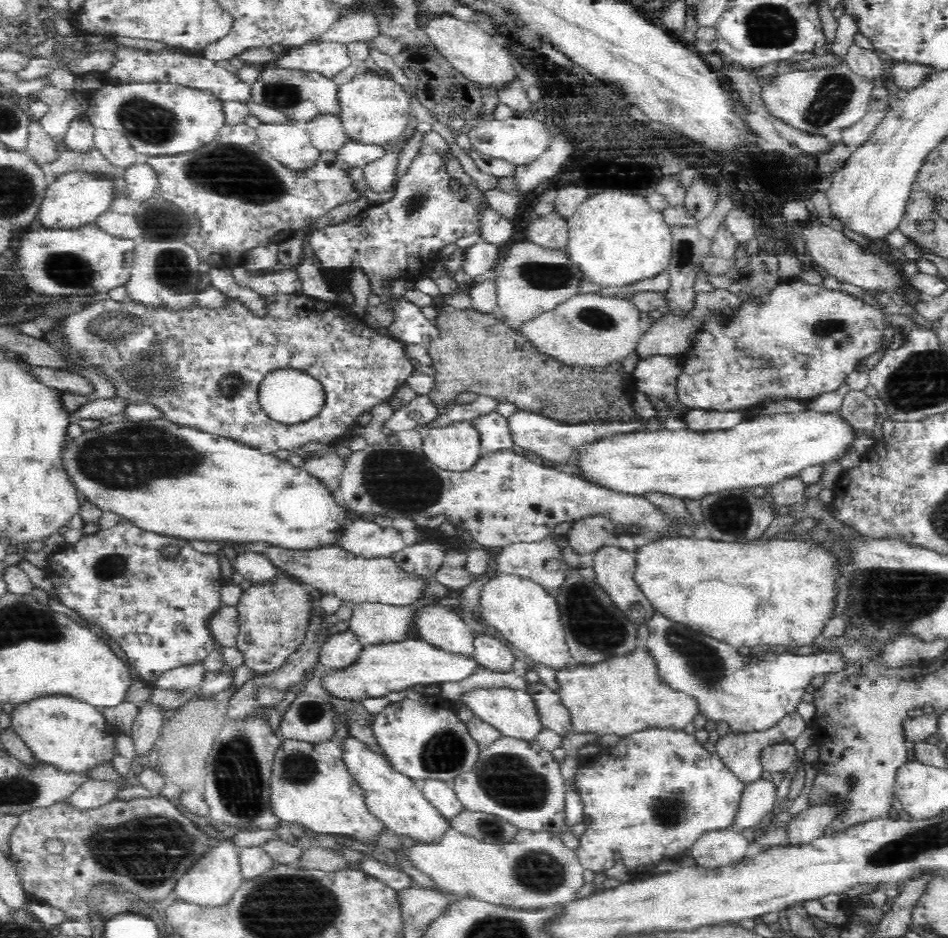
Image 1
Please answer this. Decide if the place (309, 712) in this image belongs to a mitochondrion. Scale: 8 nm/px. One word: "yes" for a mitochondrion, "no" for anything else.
yes

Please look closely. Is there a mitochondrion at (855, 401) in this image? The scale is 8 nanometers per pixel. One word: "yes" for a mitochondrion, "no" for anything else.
no

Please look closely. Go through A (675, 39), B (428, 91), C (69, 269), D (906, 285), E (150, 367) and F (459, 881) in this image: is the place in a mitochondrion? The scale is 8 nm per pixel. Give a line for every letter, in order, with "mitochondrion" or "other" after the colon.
A: other
B: other
C: mitochondrion
D: other
E: mitochondrion
F: other

